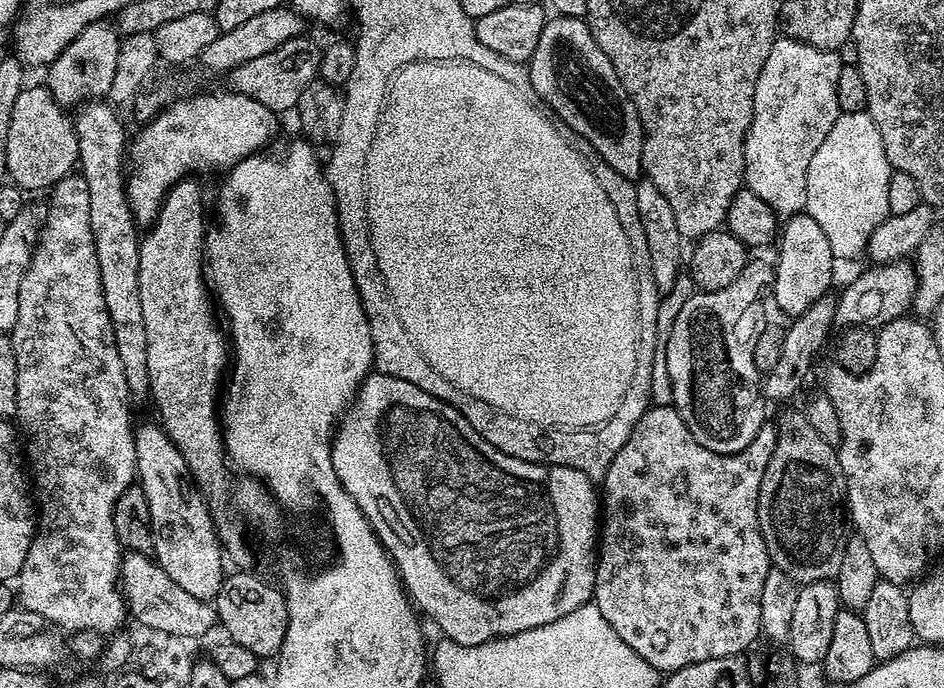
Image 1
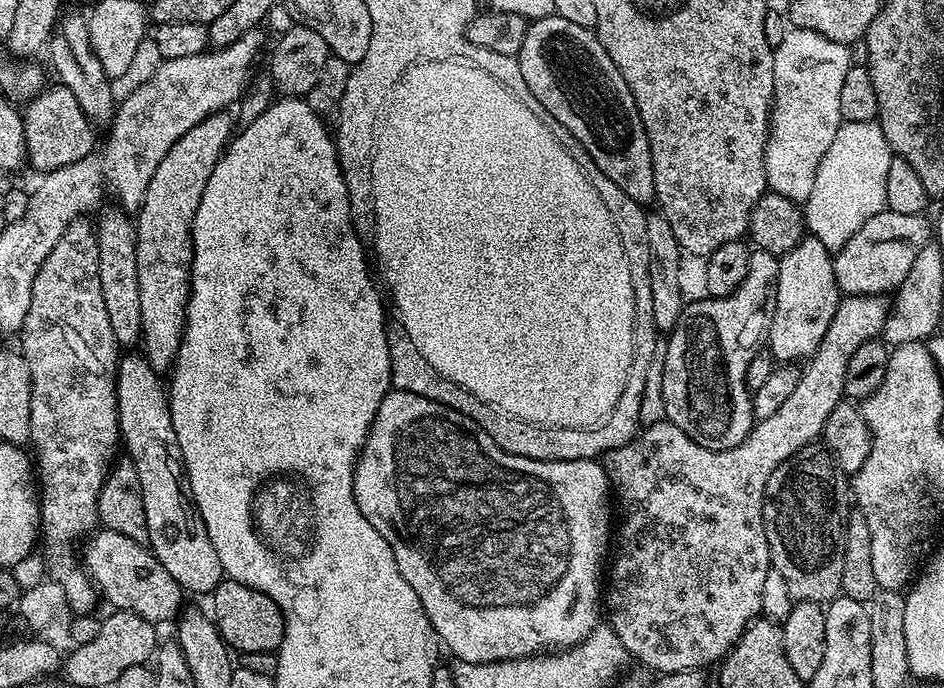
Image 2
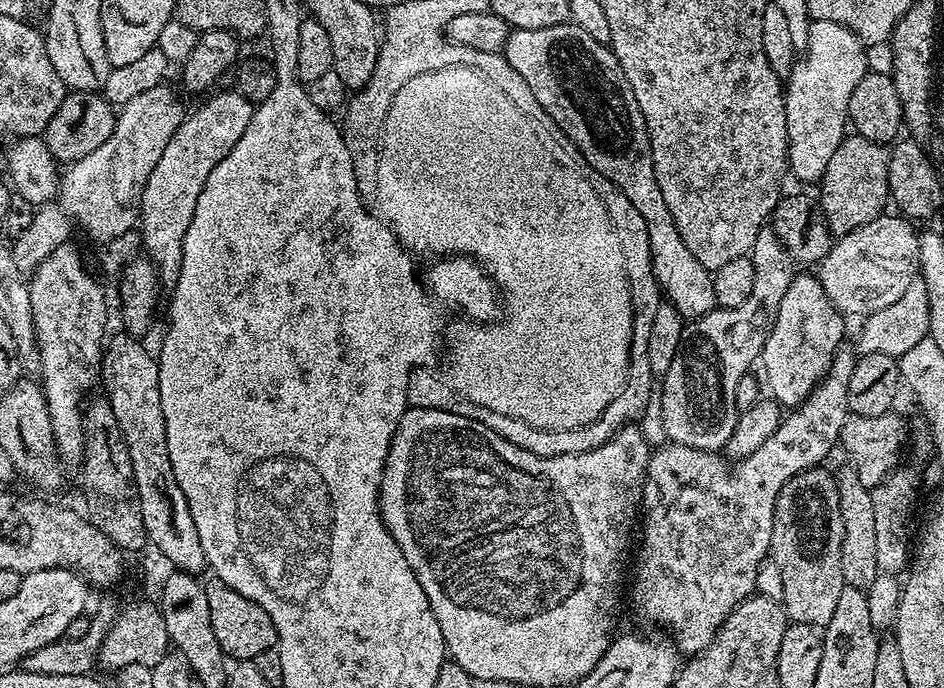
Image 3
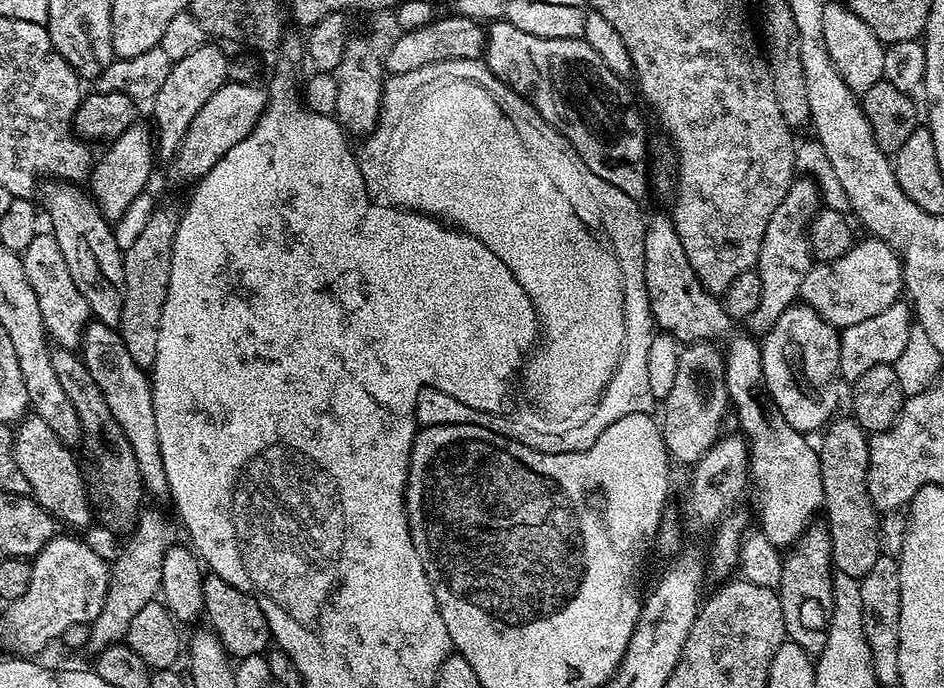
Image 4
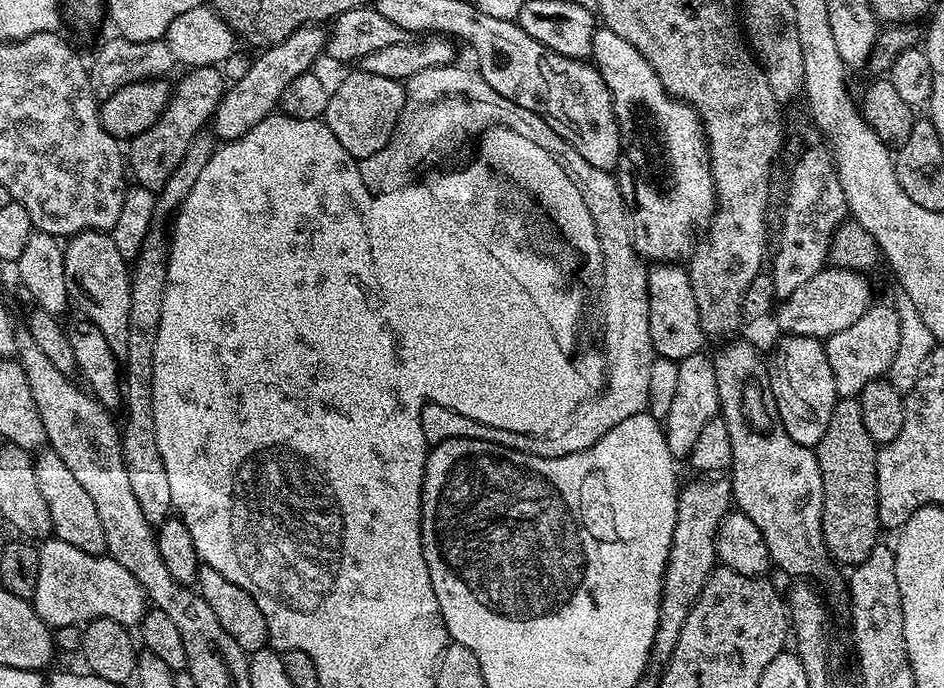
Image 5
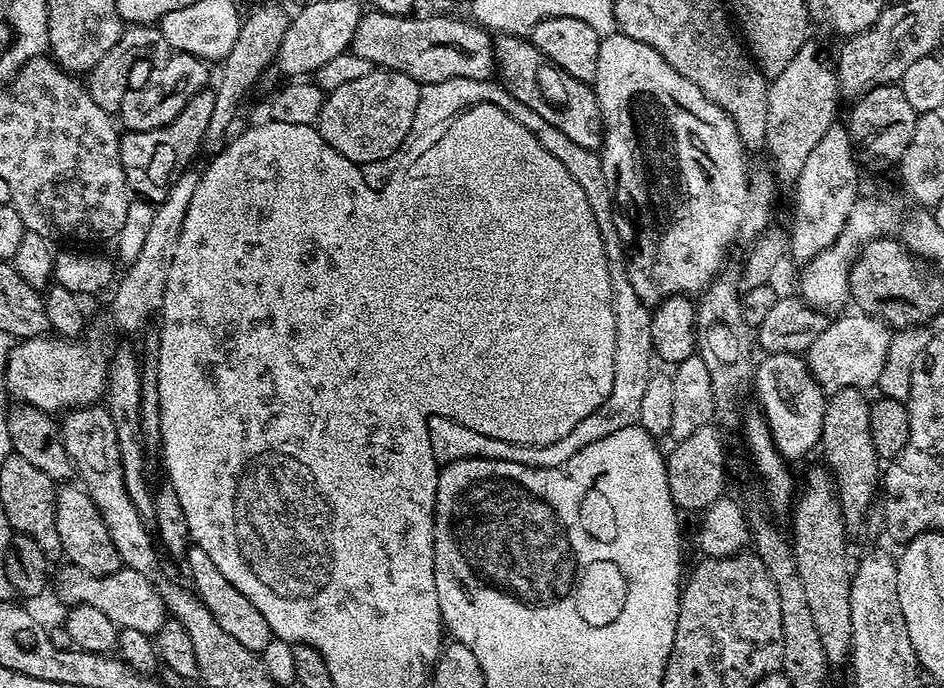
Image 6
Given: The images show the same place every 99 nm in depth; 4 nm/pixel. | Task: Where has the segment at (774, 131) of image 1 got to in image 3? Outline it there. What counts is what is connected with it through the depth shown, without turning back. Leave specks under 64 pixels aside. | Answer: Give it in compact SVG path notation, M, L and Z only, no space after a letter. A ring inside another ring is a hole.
M821 20L809 23L808 46L793 63L783 85L791 175L796 175L800 180L822 180L830 158L846 137L850 94L854 94L854 86L862 82L867 71L865 45L853 32L846 30L846 26Z

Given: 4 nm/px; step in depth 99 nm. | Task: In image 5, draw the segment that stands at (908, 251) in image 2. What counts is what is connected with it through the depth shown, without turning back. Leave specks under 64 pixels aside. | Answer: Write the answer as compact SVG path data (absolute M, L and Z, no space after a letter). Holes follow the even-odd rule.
M826 266L821 272L814 274L814 278L810 278L810 282L798 286L798 290L794 290L794 294L783 297L779 301L774 312L776 324L781 328L779 331L790 336L827 338L838 334L838 330L846 330L846 326L854 326L854 322L858 322L858 318L862 318L862 314L866 314L866 310L871 308L874 303L872 288L868 285L868 279L869 277L863 272L855 272L849 268Z

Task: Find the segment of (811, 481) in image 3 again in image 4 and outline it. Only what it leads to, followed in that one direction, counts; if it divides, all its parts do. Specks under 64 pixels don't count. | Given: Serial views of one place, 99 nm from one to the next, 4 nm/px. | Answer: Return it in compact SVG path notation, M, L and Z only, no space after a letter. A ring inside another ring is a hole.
M813 522L797 538L796 543L787 549L778 589L787 639L802 646L810 654L819 654L826 646L834 610L833 575L832 539L823 523Z

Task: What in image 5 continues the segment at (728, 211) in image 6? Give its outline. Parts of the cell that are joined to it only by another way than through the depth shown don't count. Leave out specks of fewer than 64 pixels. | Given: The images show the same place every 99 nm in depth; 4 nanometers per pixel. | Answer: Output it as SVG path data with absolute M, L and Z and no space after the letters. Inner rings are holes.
M603 26L597 27L596 33L594 34L594 46L592 47L590 60L602 74L602 78L612 95L614 114L618 118L618 126L620 127L622 156L626 164L628 160L628 176L632 179L632 196L630 192L630 235L632 244L636 247L636 256L648 262L687 261L691 257L694 247L692 231L699 224L700 227L707 225L712 217L712 213L716 211L716 187L712 181L712 171L708 165L708 145L704 139L704 125L700 122L700 115L690 105L684 103L684 101L677 100L676 97L671 96L662 86L662 82L658 78L656 71L650 66L650 62L646 62L646 58L642 58L642 54L638 54L638 50L634 50L634 46L630 46L630 42L626 42L626 38L618 38L618 34L614 34L614 30Z

